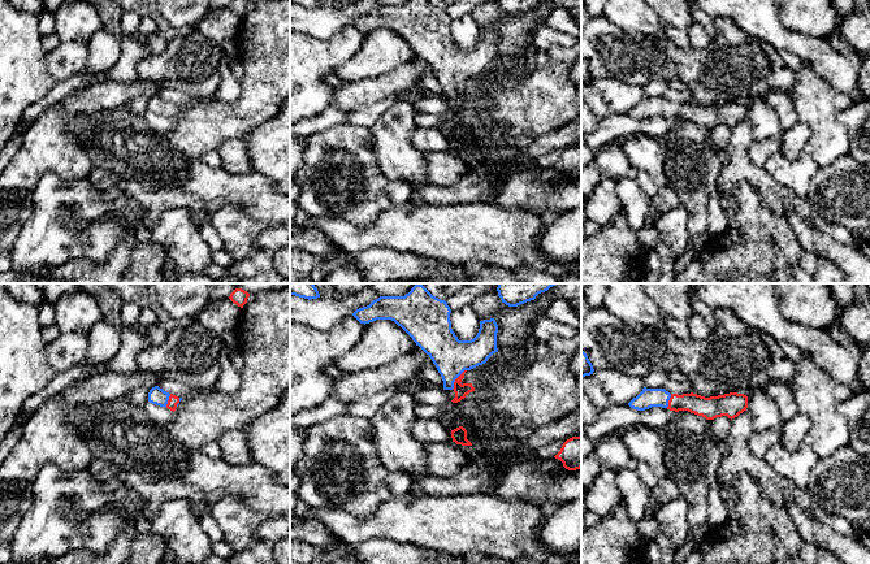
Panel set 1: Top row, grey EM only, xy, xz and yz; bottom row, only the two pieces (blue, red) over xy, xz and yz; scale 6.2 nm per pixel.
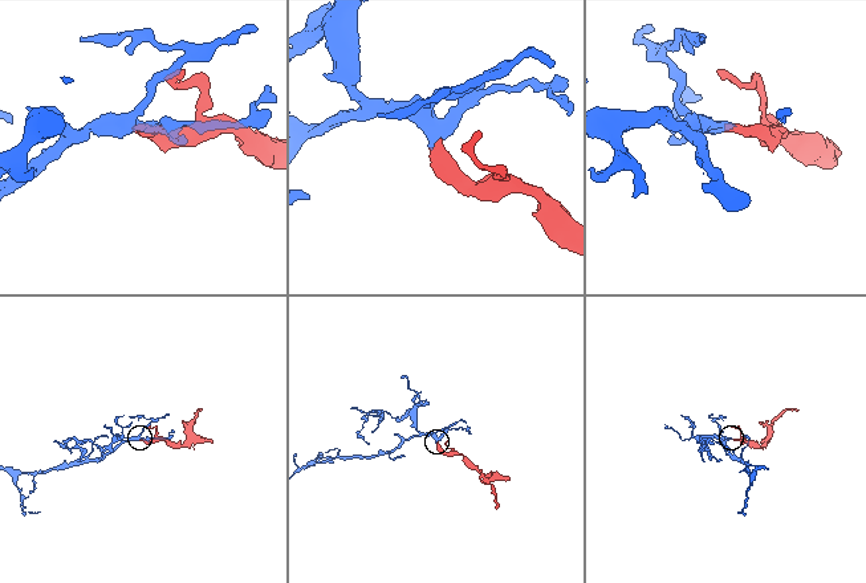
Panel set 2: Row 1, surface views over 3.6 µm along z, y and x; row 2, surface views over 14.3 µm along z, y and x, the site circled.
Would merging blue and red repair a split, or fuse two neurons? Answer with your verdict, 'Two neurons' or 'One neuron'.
One neuron

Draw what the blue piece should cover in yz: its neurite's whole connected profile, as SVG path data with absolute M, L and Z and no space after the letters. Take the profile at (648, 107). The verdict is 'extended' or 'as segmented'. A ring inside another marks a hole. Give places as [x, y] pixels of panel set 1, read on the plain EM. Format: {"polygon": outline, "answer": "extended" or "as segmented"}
{"polygon": "M646 97L633 107L628 114L637 120L652 116L662 116L670 120L688 120L706 129L727 125L735 127L748 117L748 105L744 103L730 101L718 105L705 107L697 103L670 103L665 97Z", "answer": "extended"}

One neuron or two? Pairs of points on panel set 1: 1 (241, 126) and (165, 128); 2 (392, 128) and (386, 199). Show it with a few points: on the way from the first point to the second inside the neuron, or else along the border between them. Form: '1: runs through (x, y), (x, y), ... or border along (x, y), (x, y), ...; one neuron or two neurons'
1: border along (174, 121), (174, 125), (167, 134); two neurons
2: border along (372, 151), (386, 177), (411, 186); two neurons

